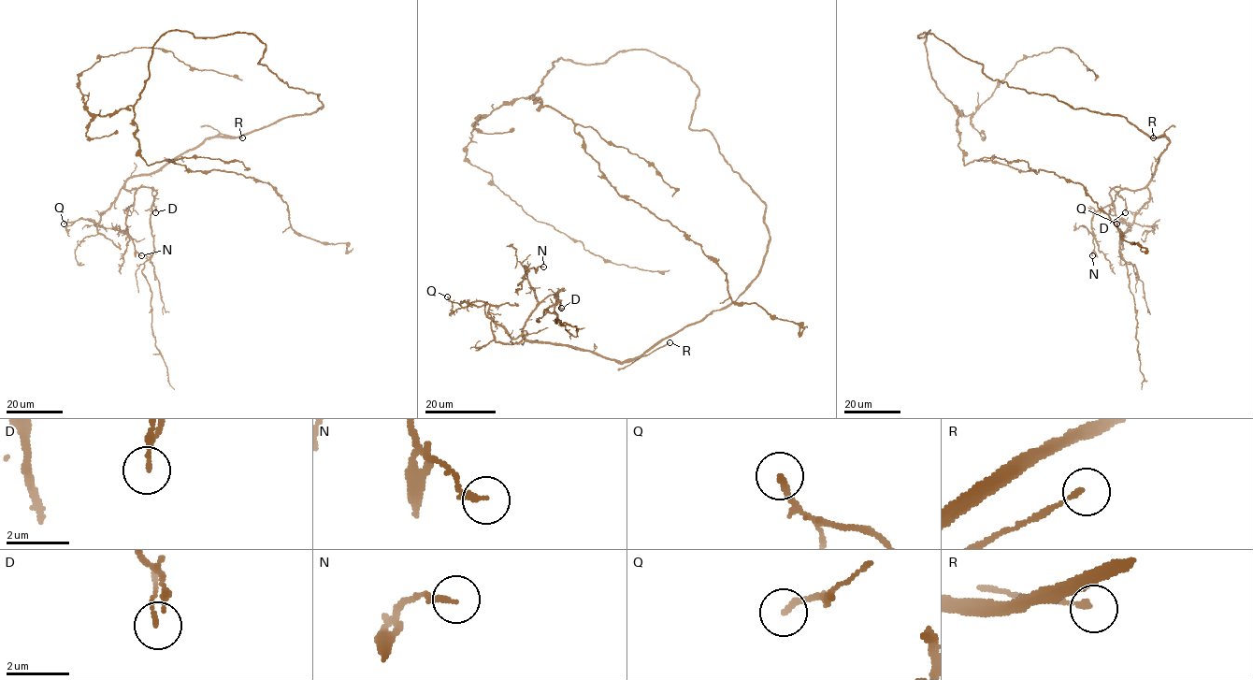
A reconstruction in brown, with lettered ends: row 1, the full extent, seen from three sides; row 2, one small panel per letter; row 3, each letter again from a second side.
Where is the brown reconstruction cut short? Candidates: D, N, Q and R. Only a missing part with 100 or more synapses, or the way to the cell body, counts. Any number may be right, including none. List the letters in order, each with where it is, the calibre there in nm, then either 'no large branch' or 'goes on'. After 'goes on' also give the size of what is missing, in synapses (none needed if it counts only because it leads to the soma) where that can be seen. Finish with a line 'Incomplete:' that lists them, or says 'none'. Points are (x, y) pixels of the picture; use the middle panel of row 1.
D: at (561, 308); 110 nm thick; no large branch
N: at (543, 267); 170 nm thick; no large branch
Q: at (447, 296); 190 nm thick; no large branch
R: at (669, 342); 160 nm thick; no large branch
Incomplete: none

